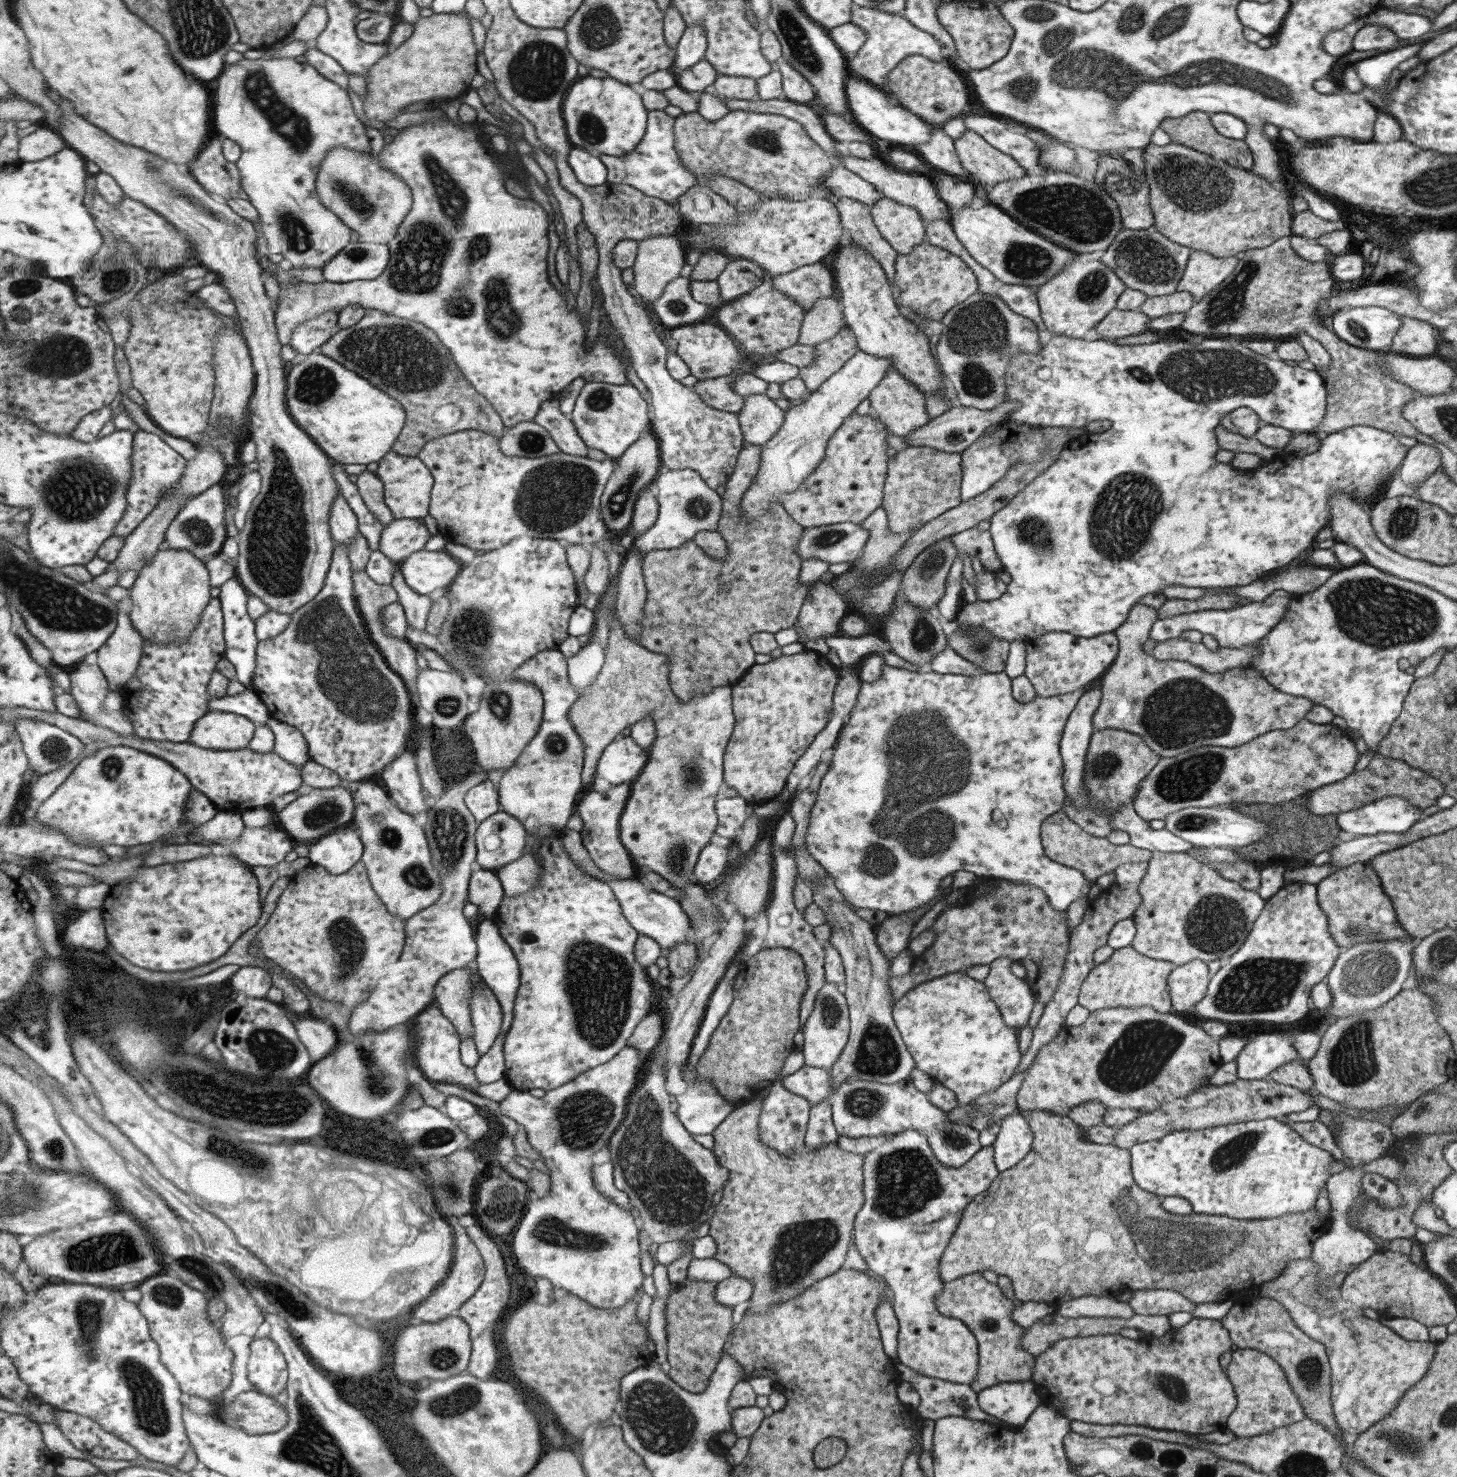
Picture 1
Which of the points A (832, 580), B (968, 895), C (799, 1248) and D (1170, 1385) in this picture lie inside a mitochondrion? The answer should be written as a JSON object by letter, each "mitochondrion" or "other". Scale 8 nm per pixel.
{"A":"other","B":"other","C":"mitochondrion","D":"mitochondrion"}

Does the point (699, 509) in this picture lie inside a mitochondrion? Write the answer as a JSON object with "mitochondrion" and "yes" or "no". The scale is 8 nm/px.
{"mitochondrion":"yes"}

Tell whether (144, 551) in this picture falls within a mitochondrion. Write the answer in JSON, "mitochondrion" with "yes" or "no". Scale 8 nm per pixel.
{"mitochondrion":"no"}

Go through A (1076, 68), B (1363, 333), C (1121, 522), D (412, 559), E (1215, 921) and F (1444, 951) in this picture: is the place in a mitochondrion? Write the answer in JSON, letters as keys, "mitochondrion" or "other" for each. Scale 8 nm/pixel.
{"A":"mitochondrion","B":"mitochondrion","C":"mitochondrion","D":"other","E":"mitochondrion","F":"mitochondrion"}

